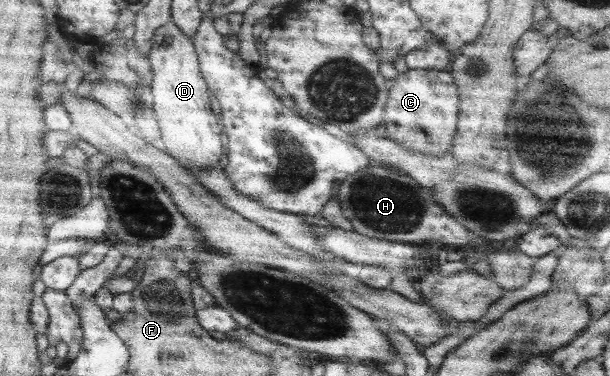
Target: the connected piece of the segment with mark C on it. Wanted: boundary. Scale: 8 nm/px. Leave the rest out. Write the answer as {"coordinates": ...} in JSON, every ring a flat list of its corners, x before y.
{"coordinates":[[411,69,400,73,388,90,384,105,384,137,402,145,414,153,425,153,439,157,452,148,452,141,457,131,458,87,449,70]]}

